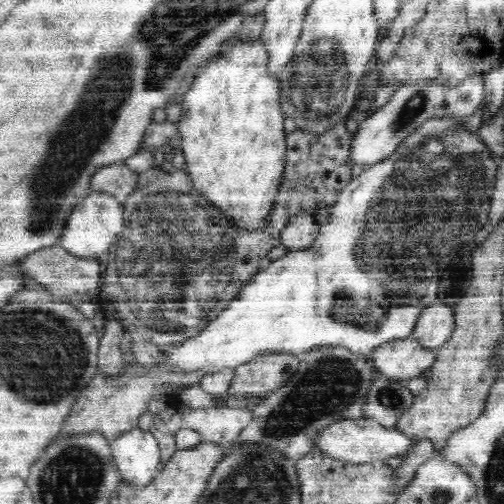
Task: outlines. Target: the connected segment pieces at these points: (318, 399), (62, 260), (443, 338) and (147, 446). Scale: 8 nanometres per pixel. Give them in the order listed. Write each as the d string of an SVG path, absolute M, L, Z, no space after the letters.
M339 345L308 350L290 382L256 402L252 409L252 420L240 436L231 442L231 446L250 444L250 440L253 440L253 444L265 444L266 448L280 448L285 456L297 461L312 450L313 440L329 424L364 417L363 408L374 372L372 363L368 356L356 356L349 348Z
M59 243L32 252L28 257L21 260L22 273L33 280L34 283L42 284L48 291L69 290L72 294L83 294L89 291L99 290L102 278L102 266L97 258L78 258L66 252Z
M434 302L420 313L412 337L432 350L442 347L452 337L454 327L453 309L448 304Z
M139 427L123 432L111 442L113 461L123 481L132 486L147 486L160 473L159 444L148 430Z

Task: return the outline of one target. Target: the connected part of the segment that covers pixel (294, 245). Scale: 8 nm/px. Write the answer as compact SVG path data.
M303 211L284 227L281 232L281 243L288 248L289 252L310 248L319 236L320 230L314 212Z

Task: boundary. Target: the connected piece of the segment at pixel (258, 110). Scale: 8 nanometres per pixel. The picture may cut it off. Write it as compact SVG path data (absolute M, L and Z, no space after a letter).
M262 40L238 41L214 62L200 68L192 86L181 98L181 116L177 124L185 157L184 169L190 175L194 189L228 217L239 231L263 227L274 208L286 164L287 136L278 100L278 78L268 72L268 51Z

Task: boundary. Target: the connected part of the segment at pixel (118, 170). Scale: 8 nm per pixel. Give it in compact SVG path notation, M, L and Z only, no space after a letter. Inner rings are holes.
M124 160L104 166L94 173L90 181L91 191L108 192L125 204L127 196L137 187L139 174L131 171Z

